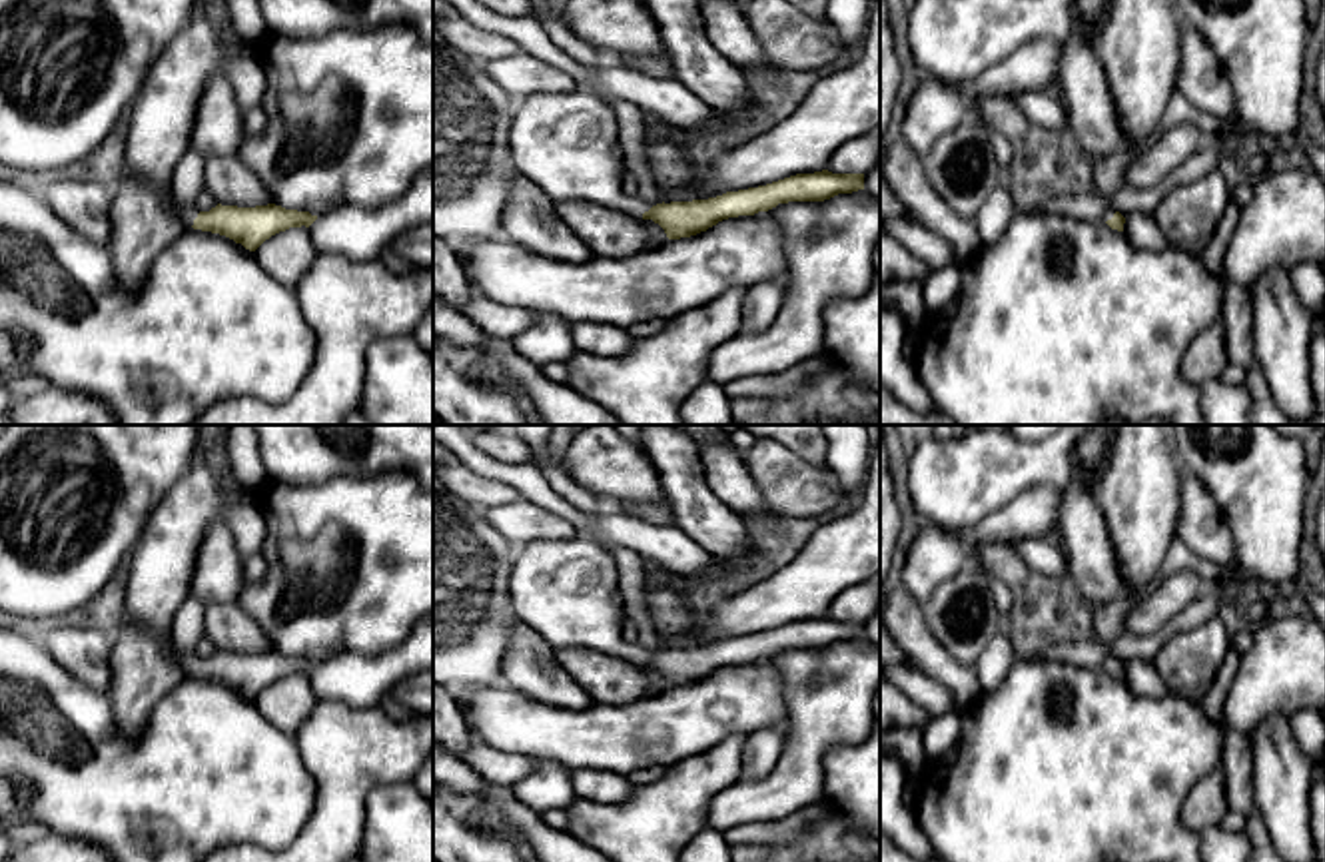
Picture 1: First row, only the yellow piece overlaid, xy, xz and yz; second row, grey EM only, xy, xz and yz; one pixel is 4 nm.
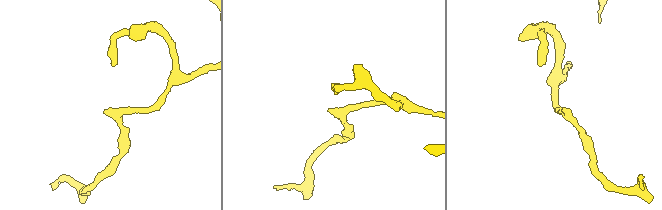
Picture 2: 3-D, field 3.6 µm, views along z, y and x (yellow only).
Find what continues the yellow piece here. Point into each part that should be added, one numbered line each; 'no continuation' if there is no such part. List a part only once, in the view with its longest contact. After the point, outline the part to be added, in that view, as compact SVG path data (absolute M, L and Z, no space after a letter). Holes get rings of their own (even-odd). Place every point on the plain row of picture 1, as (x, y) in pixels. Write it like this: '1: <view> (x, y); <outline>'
1: xy (160, 567); M198 425L198 447L188 475L174 483L158 501L136 549L128 555L122 619L130 621L142 633L154 635L168 650L174 650L176 660L190 674L200 658L194 652L180 650L170 637L170 629L176 611L190 597L196 555L204 535L214 523L223 521L227 497L220 477L208 463L210 449L223 437L229 437L229 425Z

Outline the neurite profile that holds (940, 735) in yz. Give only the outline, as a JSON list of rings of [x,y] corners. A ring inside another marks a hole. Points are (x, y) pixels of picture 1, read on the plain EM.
[[[946,712],[932,716],[928,726],[922,730],[920,744],[928,760],[938,760],[954,750],[962,730],[962,714]]]

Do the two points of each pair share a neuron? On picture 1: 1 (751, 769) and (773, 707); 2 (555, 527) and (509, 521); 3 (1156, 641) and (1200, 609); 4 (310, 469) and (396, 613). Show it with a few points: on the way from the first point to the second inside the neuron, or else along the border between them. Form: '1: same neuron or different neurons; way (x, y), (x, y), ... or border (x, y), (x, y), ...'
1: different neurons; border (773, 725), (747, 735)
2: same neuron; way (543, 525), (521, 521)
3: same neuron; way (1166, 631), (1190, 617)
4: different neurons; border (364, 475), (332, 475), (314, 483), (270, 481)

